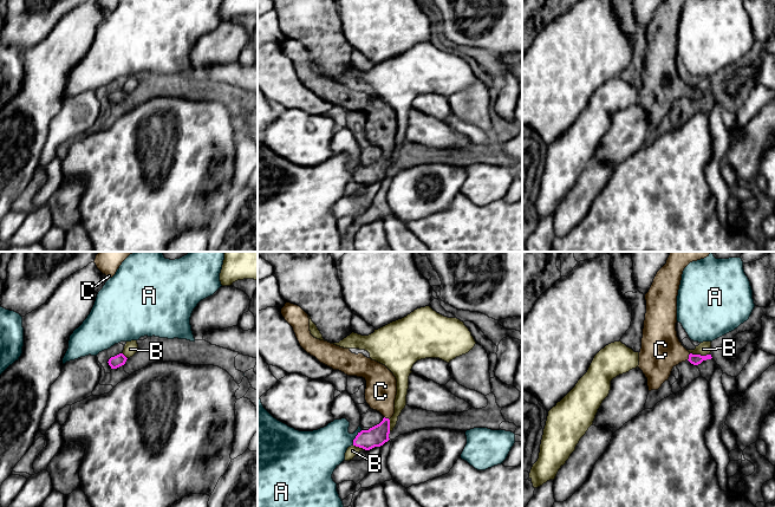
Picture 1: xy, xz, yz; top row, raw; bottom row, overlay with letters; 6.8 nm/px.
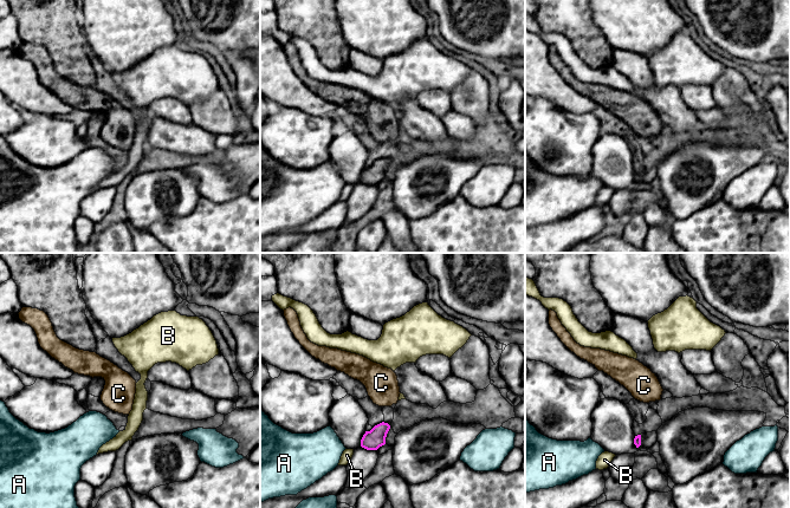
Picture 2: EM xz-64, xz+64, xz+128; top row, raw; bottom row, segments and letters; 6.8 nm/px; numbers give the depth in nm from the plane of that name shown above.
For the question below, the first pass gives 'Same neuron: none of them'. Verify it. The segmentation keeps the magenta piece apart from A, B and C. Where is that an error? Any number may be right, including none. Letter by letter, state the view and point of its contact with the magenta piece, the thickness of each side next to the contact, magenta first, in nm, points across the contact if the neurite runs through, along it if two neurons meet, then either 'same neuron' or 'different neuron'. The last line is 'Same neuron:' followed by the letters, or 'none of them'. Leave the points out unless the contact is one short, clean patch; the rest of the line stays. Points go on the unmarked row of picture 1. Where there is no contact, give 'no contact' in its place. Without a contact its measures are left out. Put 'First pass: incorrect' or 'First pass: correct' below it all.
A: xz (356, 173) | 140/300 nm | along xz (362, 166), (352, 180) | different neuron
B: yz (699, 90) | 70/90 nm | along yz (690, 88), (709, 90) | different neuron
C: yz (689, 92) | 70/280 nm | across yz (695, 95), (689, 92), (660, 85) | same neuron
Same neuron: C
First pass: incorrect

